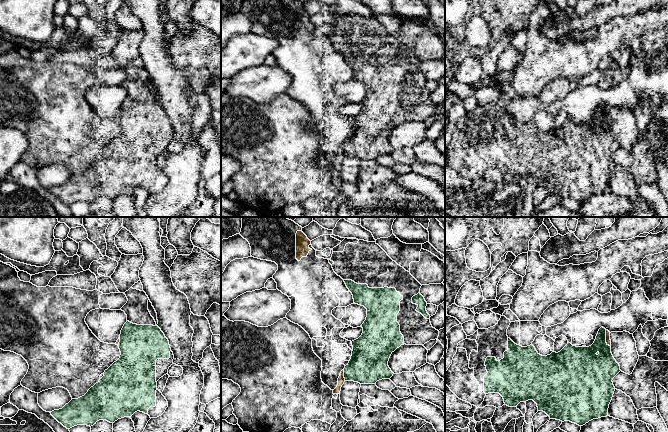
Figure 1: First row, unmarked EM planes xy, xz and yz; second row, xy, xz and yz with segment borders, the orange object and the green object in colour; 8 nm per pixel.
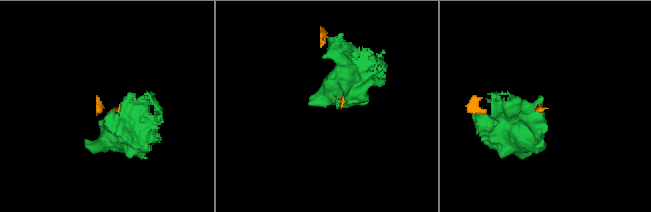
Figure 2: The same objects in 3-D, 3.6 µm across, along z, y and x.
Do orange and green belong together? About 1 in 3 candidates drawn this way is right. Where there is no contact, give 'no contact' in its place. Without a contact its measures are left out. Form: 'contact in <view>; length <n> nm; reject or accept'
contact in yz; length 140 nm; reject

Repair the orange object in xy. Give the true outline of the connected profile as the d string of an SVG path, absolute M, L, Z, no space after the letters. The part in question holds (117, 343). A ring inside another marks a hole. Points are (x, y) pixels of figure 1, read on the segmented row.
M99 308L90 311L85 322L101 342L119 345L121 330L127 322L127 315L122 310Z

